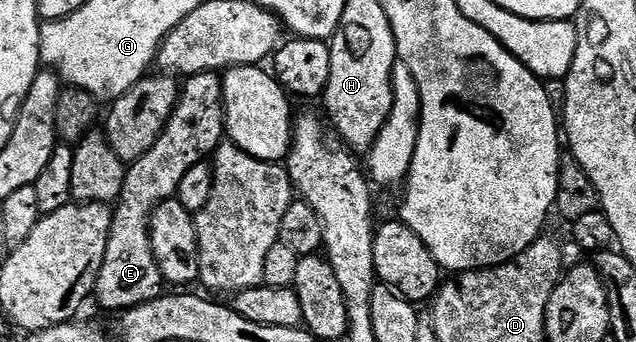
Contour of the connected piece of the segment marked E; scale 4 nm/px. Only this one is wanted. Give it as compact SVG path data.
M202 72L196 76L186 77L185 83L182 85L178 104L172 110L171 117L167 120L167 125L165 130L157 138L157 142L144 154L141 158L137 158L128 167L127 173L125 174L125 186L121 186L121 194L118 200L115 201L113 205L113 211L111 213L111 233L109 234L109 242L105 246L105 258L101 262L101 270L99 271L99 277L95 283L95 291L93 293L94 299L97 301L99 299L99 304L103 308L119 308L118 310L126 310L129 308L136 308L139 304L144 304L150 300L155 300L164 291L165 281L159 272L159 267L155 261L155 255L151 249L151 215L155 212L155 208L162 200L170 200L179 191L179 186L181 184L181 178L185 178L185 173L189 170L193 170L193 166L204 163L214 153L215 149L219 147L220 144L224 143L225 140L225 109L223 107L223 81L221 79L219 72Z

